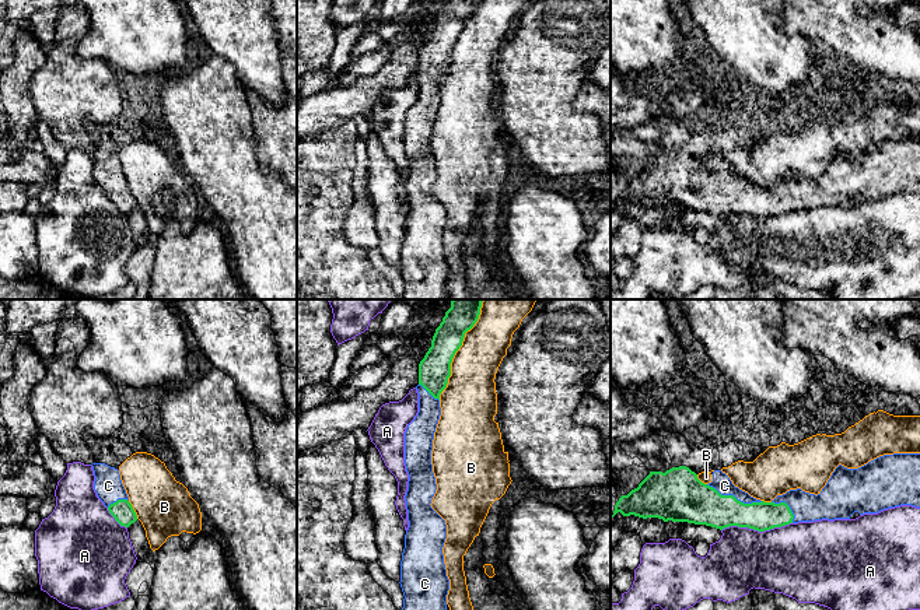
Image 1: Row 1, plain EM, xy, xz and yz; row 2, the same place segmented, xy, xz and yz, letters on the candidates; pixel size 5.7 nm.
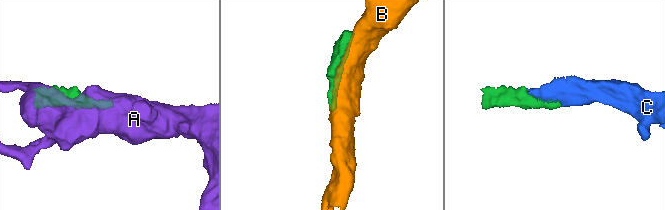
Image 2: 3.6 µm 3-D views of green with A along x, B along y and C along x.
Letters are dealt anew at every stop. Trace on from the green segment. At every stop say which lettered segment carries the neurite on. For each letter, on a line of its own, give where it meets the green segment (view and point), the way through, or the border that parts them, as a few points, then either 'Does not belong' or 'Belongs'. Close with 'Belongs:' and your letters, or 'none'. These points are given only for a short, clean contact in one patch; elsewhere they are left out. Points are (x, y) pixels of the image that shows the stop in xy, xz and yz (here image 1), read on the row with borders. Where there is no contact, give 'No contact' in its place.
A: Touches green at yz (756, 529). Does not belong
B: Touches green at xz (458, 349). Does not belong
C: Touches green at yz (733, 495). Belongs
Belongs: C

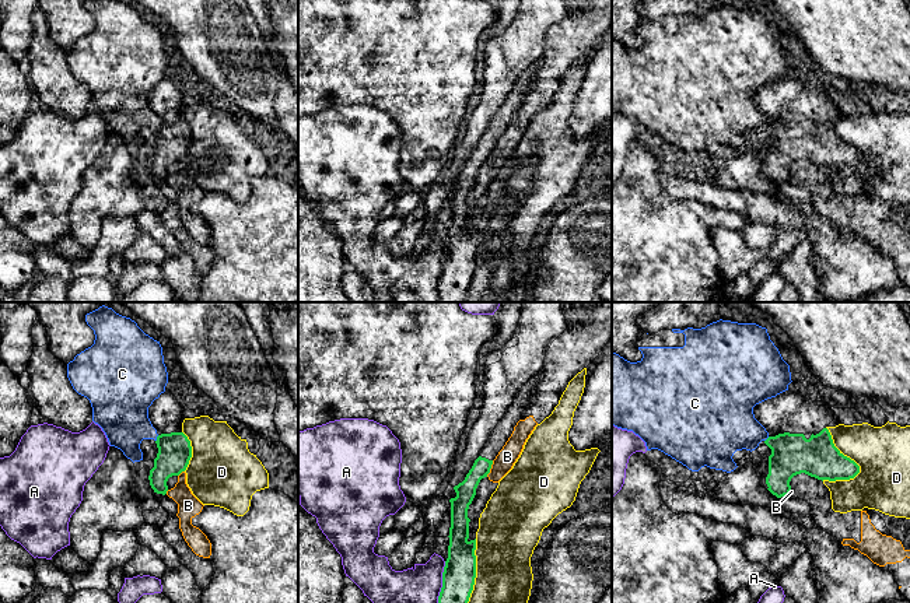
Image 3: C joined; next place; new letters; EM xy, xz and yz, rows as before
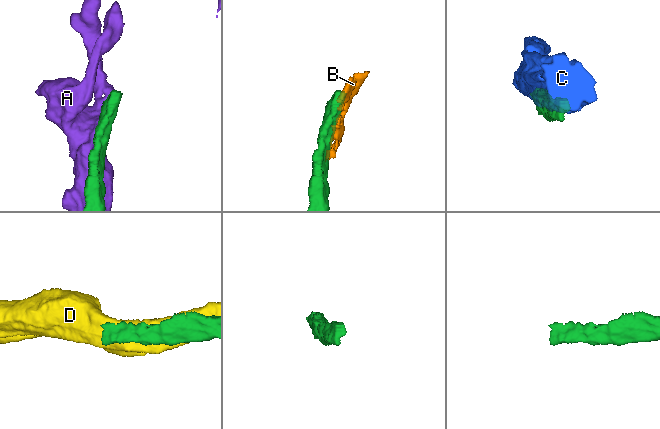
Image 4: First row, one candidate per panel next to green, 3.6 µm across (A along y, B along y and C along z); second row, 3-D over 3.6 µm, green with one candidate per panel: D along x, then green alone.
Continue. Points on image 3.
A: Touches green at xz (443, 582). Does not belong
B: Touches green at xz (489, 469). Boundary: xz (493, 460), (486, 476). Does not belong
C: Touches green at xy (157, 438). Does not belong
D: Touches green at yz (843, 455). Does not belong
Belongs: none

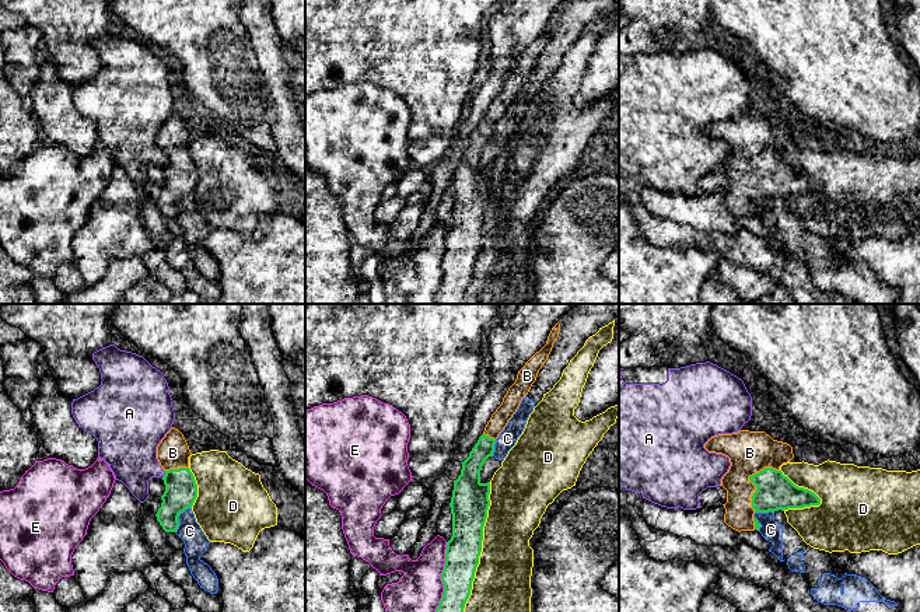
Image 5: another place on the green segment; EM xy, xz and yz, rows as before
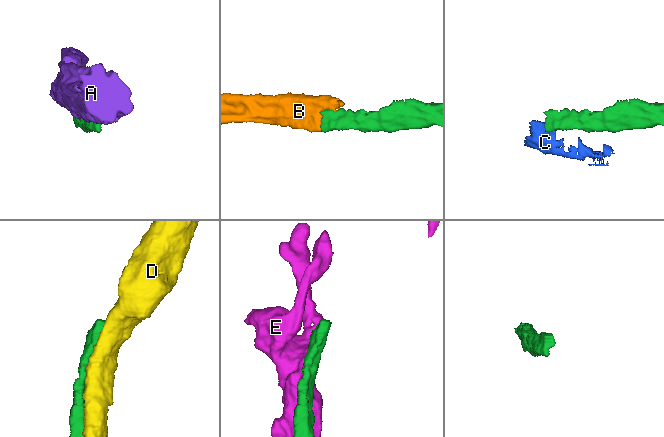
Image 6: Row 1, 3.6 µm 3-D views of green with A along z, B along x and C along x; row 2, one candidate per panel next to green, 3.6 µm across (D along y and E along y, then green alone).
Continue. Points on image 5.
A: Touches green at xy (164, 475). Does not belong
B: Touches green at yz (749, 479). Belongs
C: Touches green at xy (177, 518). Boundary: xy (191, 507), (186, 507), (179, 514), (175, 532). Does not belong
D: Touches green at xz (481, 546). Does not belong
E: Touches green at xz (441, 577). Does not belong
Belongs: B

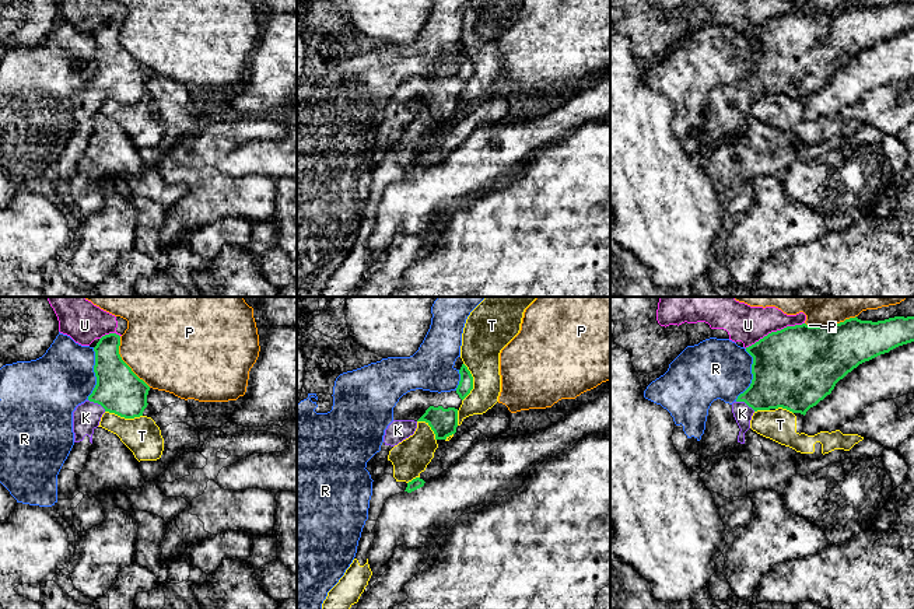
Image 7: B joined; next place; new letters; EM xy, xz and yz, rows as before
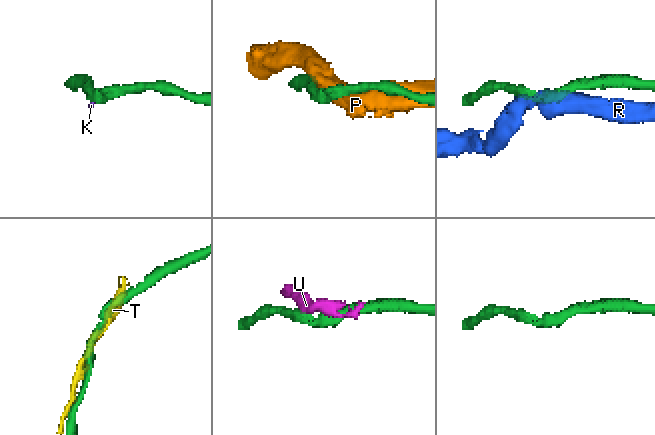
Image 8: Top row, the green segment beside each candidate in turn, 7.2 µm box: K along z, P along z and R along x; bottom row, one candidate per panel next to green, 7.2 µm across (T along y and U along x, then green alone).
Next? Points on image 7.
K: Touches green at xy (97, 402). Path across: xy (118, 389), (97, 402), (86, 417). Belongs
P: Touches green at xy (125, 363). Does not belong
R: Touches green at yz (753, 375). Does not belong
T: Touches green at xy (123, 416). Does not belong
U: Touches green at yz (774, 332). Does not belong
Belongs: K

